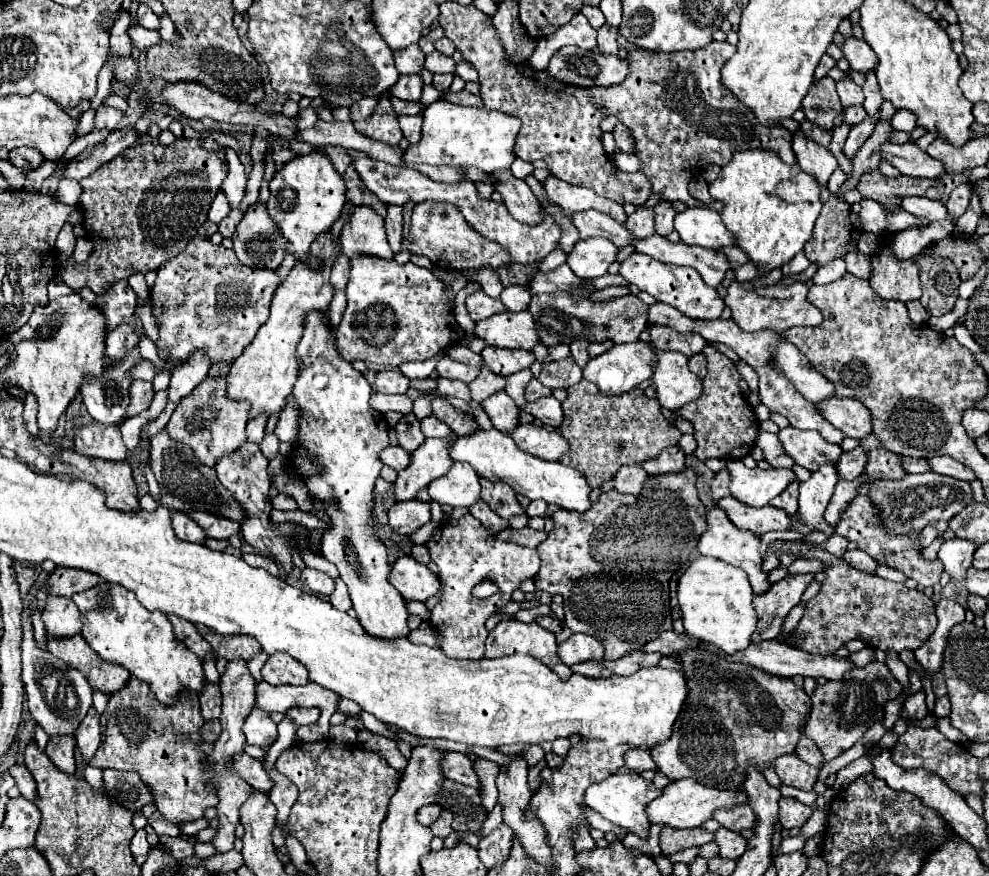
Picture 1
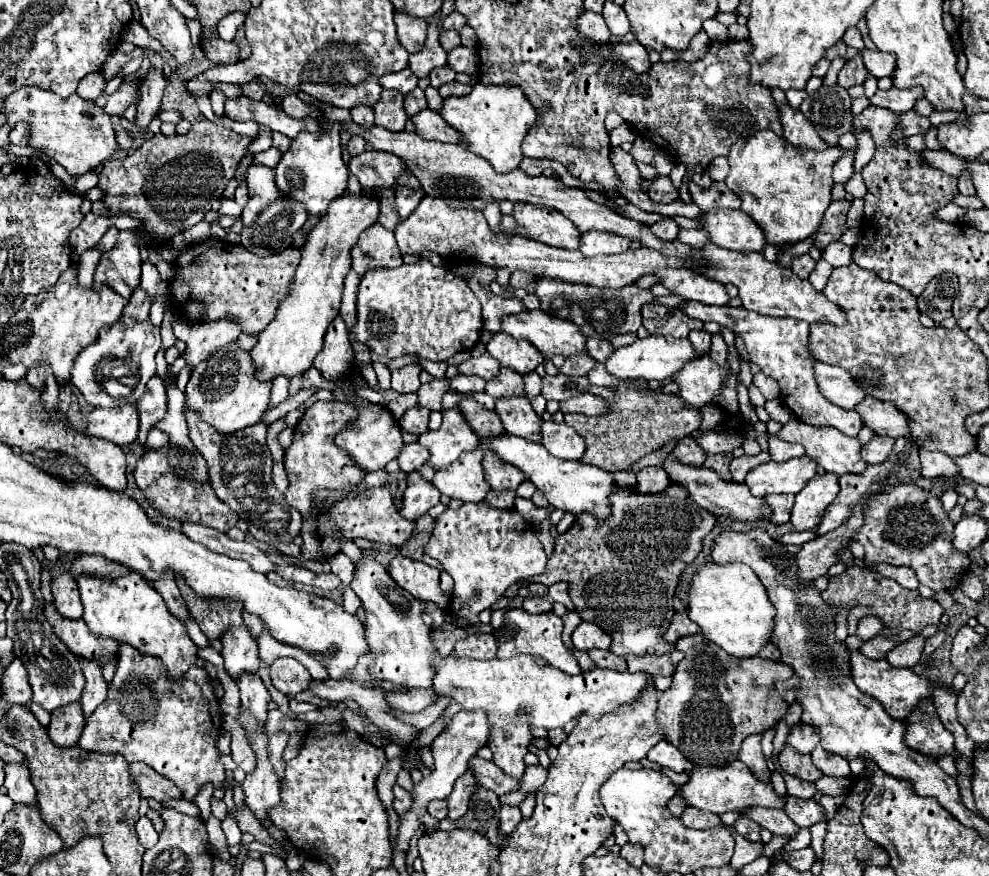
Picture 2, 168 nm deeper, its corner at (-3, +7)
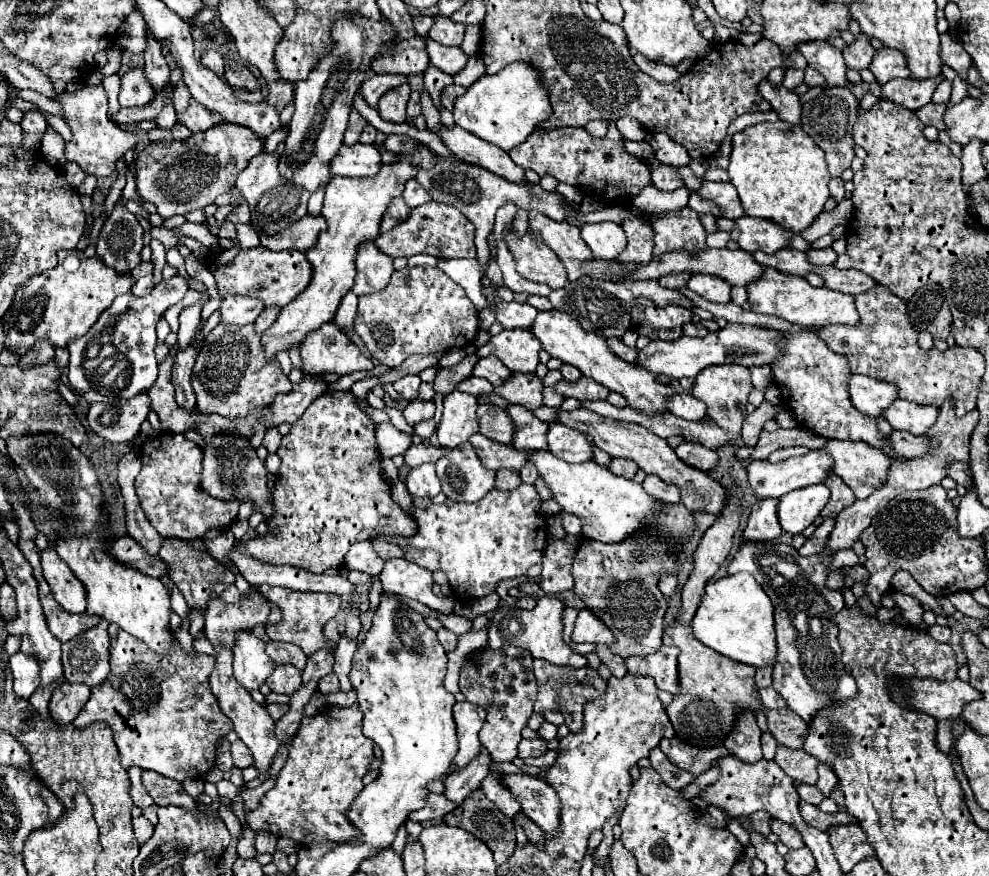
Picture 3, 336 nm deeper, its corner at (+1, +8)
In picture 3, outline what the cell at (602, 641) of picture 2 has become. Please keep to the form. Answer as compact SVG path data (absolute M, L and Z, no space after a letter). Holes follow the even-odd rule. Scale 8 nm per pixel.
M589 609L579 611L571 639L575 643L605 643L605 645L615 643L613 633Z

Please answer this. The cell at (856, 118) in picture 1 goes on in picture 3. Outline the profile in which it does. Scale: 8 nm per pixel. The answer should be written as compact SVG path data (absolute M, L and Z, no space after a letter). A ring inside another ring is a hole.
M891 79L889 83L881 85L881 95L889 101L893 101L895 105L903 105L905 109L919 109L923 105L927 105L931 101L931 95L935 91L935 87L941 83L943 79Z

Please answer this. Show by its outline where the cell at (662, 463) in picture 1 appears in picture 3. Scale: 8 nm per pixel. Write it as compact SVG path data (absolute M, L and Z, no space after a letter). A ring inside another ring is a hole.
M681 443L675 449L677 457L687 465L693 465L701 471L711 471L717 465L717 453L713 449L701 447L701 443Z

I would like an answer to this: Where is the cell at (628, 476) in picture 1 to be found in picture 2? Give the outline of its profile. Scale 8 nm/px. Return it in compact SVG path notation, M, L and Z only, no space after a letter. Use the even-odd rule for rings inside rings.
M649 466L637 472L637 492L641 494L663 492L669 484L671 484L669 476L665 476L665 470L659 466Z

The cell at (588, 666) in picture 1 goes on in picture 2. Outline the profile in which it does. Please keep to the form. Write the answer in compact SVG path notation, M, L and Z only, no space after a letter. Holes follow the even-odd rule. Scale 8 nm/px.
M589 650L589 656L595 660L595 664L599 668L613 668L617 672L625 672L627 670L627 662L623 656L613 654L611 650Z

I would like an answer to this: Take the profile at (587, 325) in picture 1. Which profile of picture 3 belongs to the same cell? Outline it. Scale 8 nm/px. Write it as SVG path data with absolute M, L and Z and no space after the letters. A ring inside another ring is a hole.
M581 277L577 281L569 281L561 291L553 291L547 299L553 301L553 307L573 315L585 331L593 331L601 337L621 337L631 327L629 307L633 303L633 299L641 297L641 295L660 299L658 306L661 308L667 307L669 303L677 303L677 305L687 307L687 309L693 307L693 303L687 297L683 297L677 289L659 287L657 281L621 281L621 283L613 283L613 281L591 279L591 277Z

